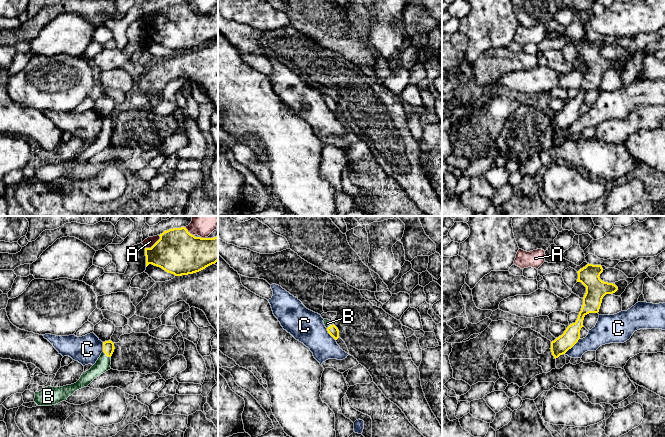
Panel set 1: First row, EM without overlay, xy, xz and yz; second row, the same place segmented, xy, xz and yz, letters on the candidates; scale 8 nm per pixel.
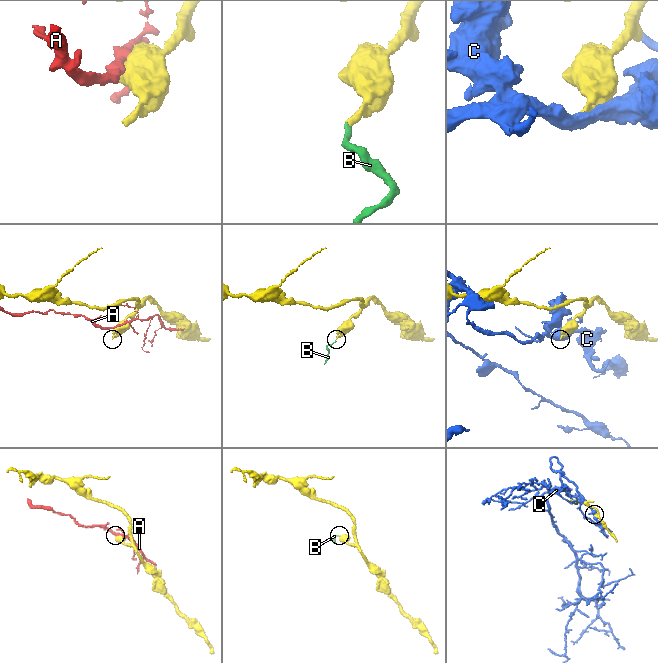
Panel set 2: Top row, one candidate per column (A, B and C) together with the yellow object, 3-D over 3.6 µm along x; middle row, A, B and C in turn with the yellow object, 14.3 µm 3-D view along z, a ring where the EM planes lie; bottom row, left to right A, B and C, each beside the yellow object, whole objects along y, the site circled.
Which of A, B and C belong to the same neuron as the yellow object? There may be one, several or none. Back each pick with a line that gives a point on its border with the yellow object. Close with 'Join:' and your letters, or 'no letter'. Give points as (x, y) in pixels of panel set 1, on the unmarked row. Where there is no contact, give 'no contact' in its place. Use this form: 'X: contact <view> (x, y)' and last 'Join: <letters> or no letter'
B: contact xy (107, 131)
Join: B

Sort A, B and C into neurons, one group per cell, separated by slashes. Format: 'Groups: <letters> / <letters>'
Groups: A / B / C

